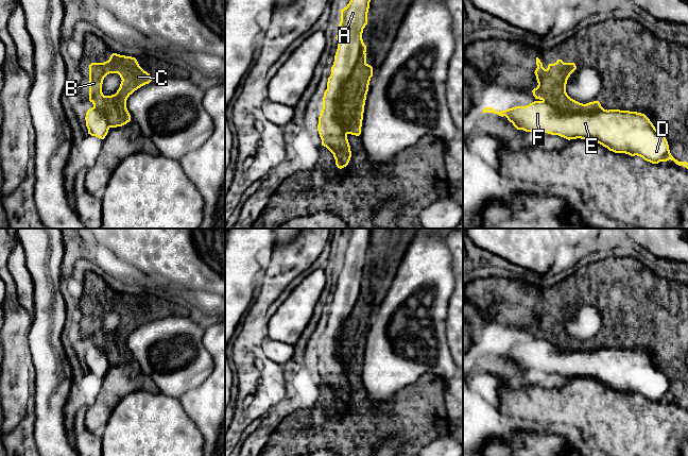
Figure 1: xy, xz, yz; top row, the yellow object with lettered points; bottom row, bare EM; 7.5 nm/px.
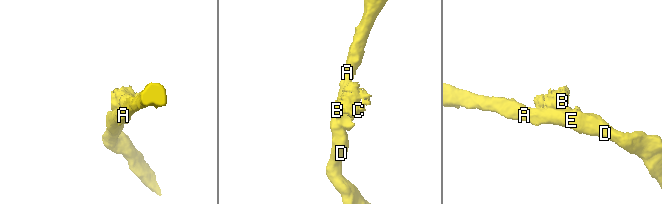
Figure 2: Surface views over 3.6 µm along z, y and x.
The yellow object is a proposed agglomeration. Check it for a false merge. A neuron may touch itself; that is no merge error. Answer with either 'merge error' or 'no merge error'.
merge error

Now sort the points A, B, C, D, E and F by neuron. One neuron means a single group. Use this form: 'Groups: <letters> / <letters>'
Groups: A D E F / B C

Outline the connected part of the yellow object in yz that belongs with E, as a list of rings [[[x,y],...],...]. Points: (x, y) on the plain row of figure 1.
[[[545,339],[505,349],[484,345],[484,351],[505,354],[517,368],[543,370],[570,377],[591,377],[609,389],[640,394],[652,402],[673,399],[688,407],[687,400],[678,400],[669,388],[666,375],[641,351],[604,348],[592,351],[567,352]]]

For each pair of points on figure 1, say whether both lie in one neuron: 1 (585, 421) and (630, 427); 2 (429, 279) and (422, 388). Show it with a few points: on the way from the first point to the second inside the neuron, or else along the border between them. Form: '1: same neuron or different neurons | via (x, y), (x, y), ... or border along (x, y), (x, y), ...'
1: same neuron | via (596, 421), (606, 421), (619, 427)
2: different neurons | border along (445, 378), (433, 373), (423, 373), (402, 388)

